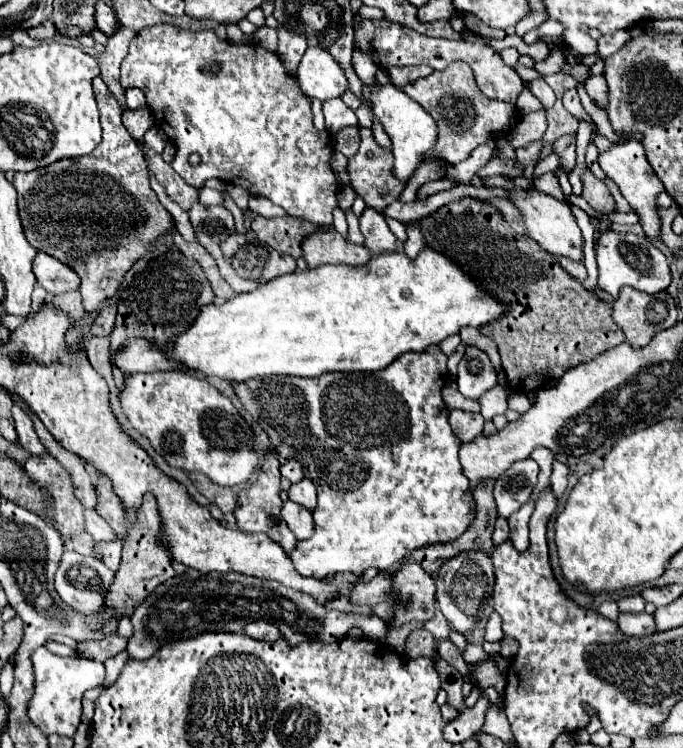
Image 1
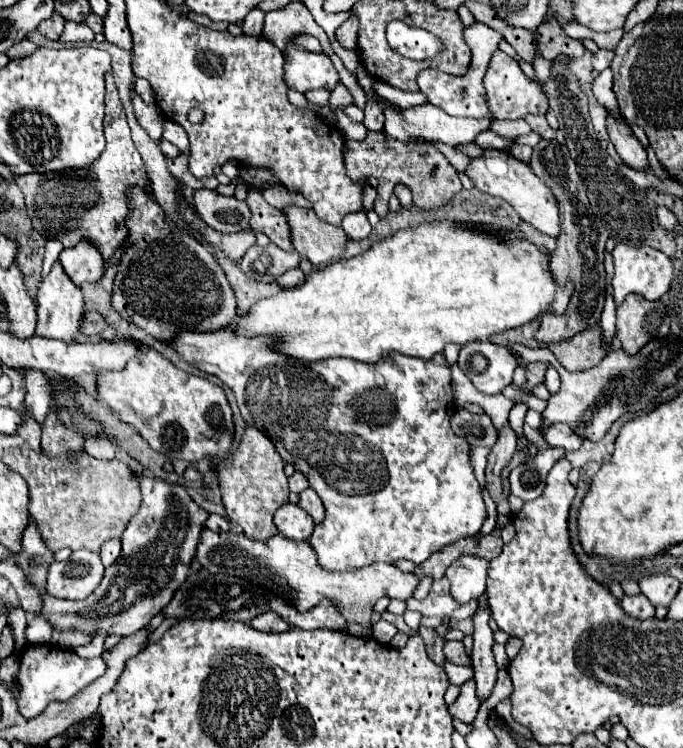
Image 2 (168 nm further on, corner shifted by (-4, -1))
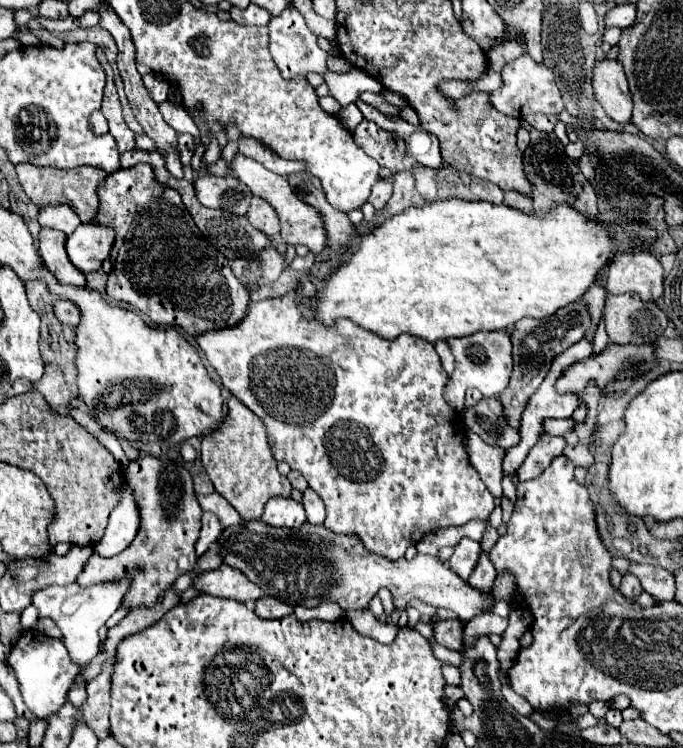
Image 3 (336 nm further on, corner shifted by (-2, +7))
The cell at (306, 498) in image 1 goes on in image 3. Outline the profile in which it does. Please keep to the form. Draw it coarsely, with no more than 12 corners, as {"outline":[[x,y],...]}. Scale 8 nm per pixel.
{"outline":[[315,491],[303,493],[303,507],[309,523],[325,521],[323,501]]}

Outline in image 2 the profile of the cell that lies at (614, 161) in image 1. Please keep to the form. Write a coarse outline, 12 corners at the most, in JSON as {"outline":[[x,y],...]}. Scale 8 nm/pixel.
{"outline":[[607,117],[621,161],[635,171],[651,169],[645,147],[627,123]]}

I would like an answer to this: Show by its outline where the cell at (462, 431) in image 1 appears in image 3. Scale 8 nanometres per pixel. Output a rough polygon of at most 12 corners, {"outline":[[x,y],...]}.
{"outline":[[495,397],[465,409],[465,425],[489,445],[521,441]]}

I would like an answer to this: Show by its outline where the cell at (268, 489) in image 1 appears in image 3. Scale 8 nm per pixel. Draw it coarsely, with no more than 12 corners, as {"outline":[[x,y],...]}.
{"outline":[[233,395],[203,437],[215,491],[245,521],[291,495],[263,423]]}

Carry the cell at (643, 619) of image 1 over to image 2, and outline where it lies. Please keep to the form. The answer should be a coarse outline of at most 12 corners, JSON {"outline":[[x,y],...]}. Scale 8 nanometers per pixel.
{"outline":[[623,597],[621,607],[637,619],[655,617],[655,607],[643,597]]}

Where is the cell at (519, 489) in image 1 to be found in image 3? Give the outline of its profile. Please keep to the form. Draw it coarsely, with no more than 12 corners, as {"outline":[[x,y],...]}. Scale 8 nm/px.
{"outline":[[543,435],[529,451],[519,481],[539,477],[563,453],[563,437]]}

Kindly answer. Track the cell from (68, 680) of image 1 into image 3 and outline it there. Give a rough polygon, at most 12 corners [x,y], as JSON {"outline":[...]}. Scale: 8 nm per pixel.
{"outline":[[31,629],[7,663],[23,703],[51,717],[75,679],[61,639]]}

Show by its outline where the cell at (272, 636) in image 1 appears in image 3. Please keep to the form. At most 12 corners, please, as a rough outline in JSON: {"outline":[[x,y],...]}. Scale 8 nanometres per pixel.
{"outline":[[275,597],[255,601],[255,613],[263,619],[279,619],[293,607]]}

